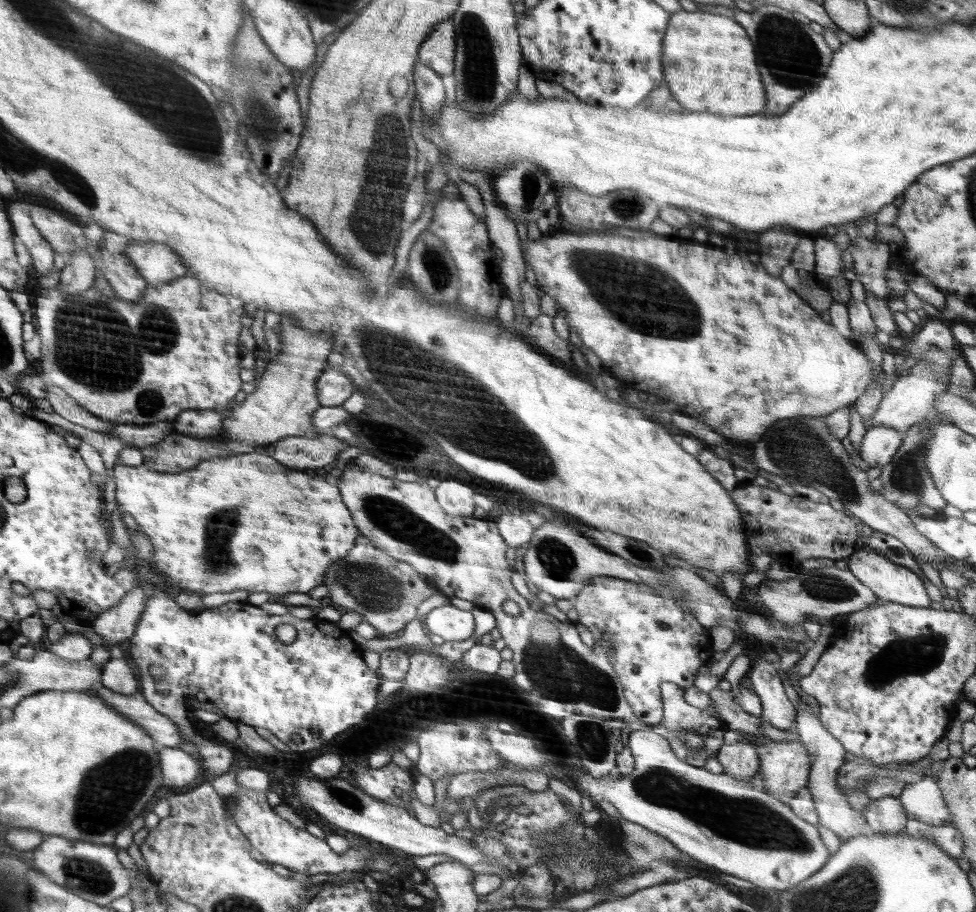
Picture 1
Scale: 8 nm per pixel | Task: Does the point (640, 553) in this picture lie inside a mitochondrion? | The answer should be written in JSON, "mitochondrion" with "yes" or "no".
{"mitochondrion":"yes"}

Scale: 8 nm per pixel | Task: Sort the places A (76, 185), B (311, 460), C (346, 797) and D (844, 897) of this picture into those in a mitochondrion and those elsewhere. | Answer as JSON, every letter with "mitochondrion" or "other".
{"A":"mitochondrion","B":"other","C":"mitochondrion","D":"mitochondrion"}

